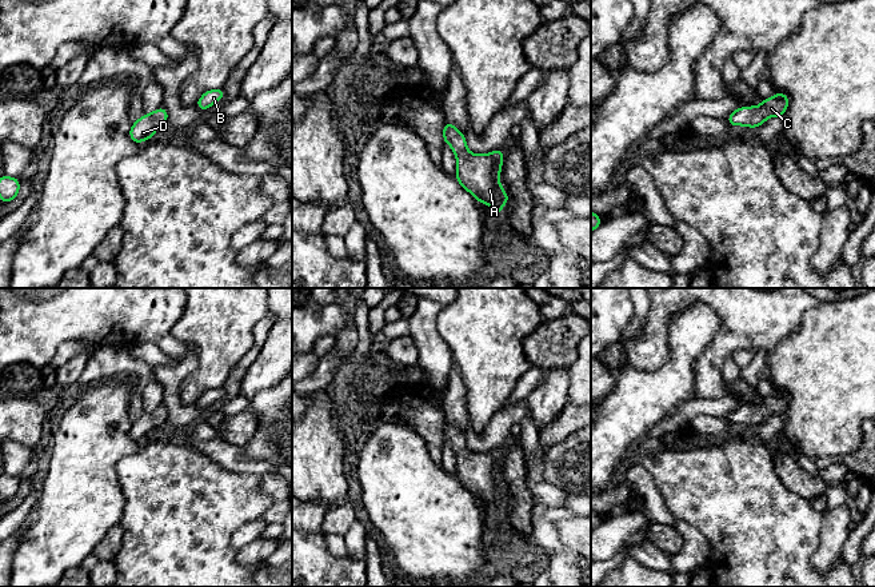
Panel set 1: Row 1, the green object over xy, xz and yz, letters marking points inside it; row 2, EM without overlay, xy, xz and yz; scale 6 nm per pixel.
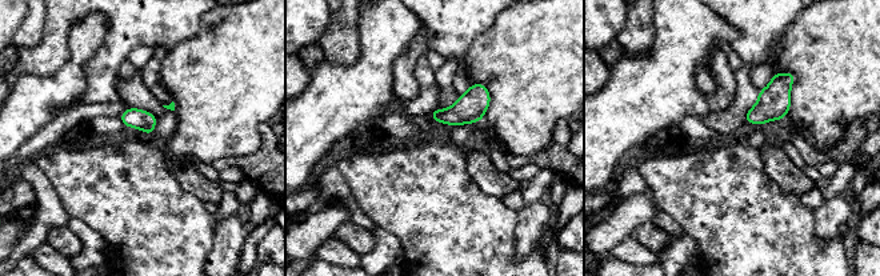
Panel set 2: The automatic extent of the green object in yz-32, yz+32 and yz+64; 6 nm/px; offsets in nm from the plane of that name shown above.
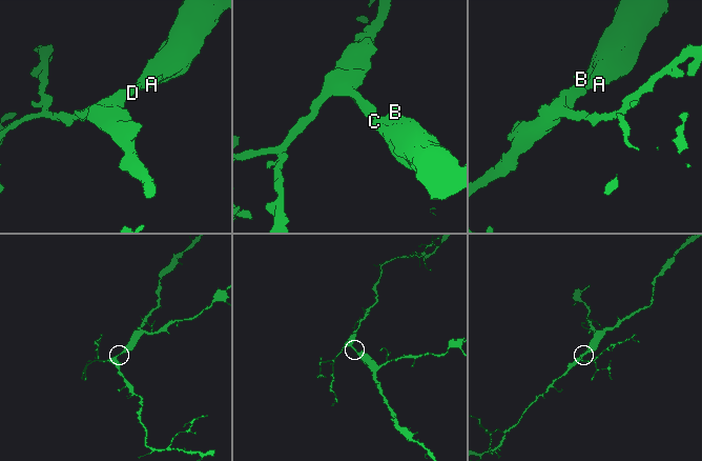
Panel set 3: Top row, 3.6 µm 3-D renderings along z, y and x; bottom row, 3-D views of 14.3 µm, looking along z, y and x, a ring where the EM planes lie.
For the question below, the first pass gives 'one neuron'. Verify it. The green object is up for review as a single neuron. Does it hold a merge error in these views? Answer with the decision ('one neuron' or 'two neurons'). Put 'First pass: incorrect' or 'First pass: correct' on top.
First pass: correct
one neuron

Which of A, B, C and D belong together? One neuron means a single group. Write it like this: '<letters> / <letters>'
A B C D

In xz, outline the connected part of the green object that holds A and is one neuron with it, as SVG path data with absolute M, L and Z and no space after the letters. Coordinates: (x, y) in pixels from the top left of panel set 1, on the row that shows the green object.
M448 121L443 129L444 143L451 145L458 160L456 179L460 185L472 193L482 204L487 203L494 215L504 212L500 207L503 201L507 207L510 197L499 183L499 173L503 164L502 148L488 155L474 155L467 149L466 136Z

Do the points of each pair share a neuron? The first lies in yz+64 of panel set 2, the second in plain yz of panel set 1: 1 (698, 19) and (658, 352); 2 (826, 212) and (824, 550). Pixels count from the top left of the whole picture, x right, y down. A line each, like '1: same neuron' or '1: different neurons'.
1: different neurons
2: same neuron

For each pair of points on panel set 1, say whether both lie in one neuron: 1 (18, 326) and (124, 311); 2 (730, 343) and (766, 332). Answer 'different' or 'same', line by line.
1: same
2: same

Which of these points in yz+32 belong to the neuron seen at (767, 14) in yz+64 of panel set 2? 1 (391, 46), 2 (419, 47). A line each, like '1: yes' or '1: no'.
1: no
2: yes

